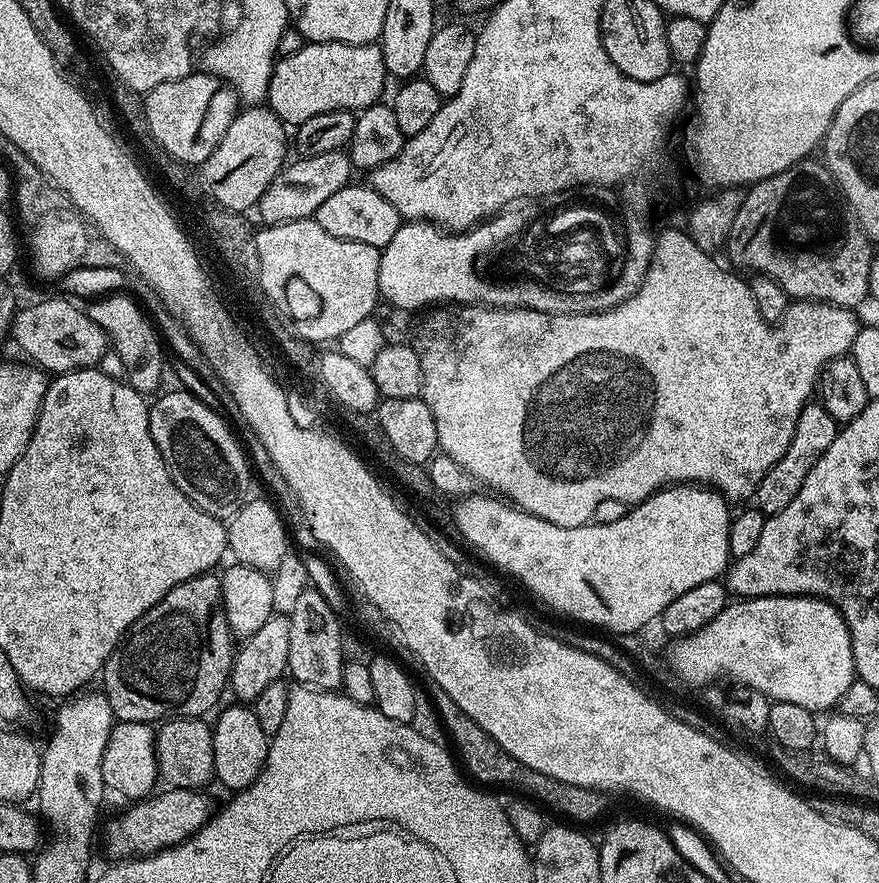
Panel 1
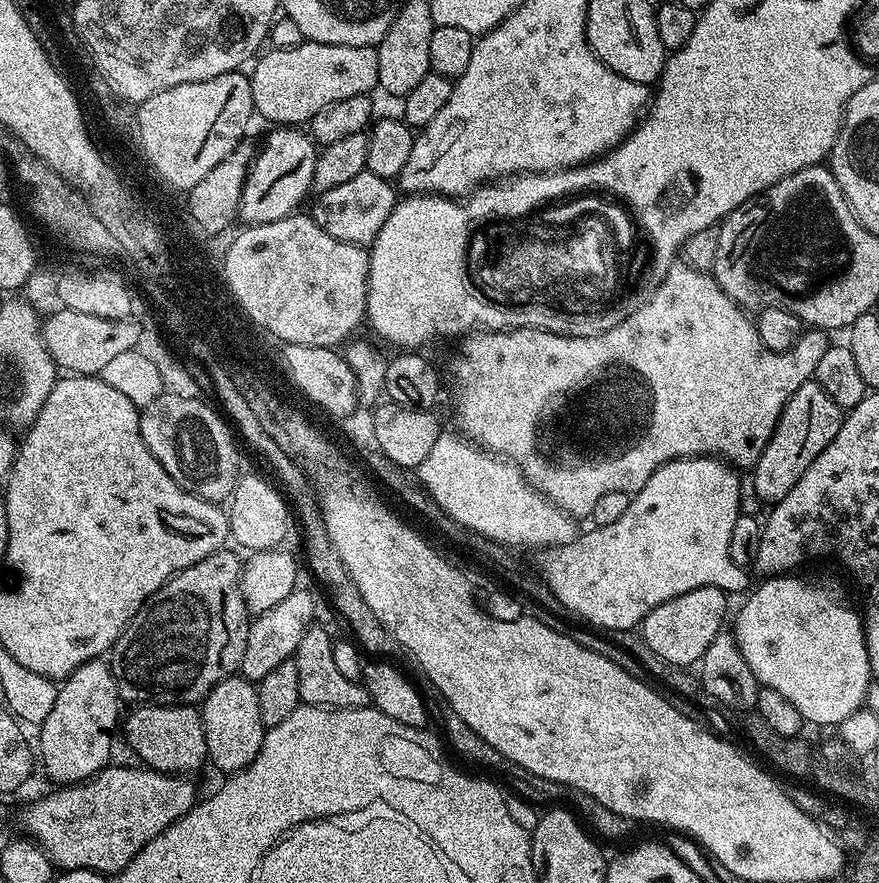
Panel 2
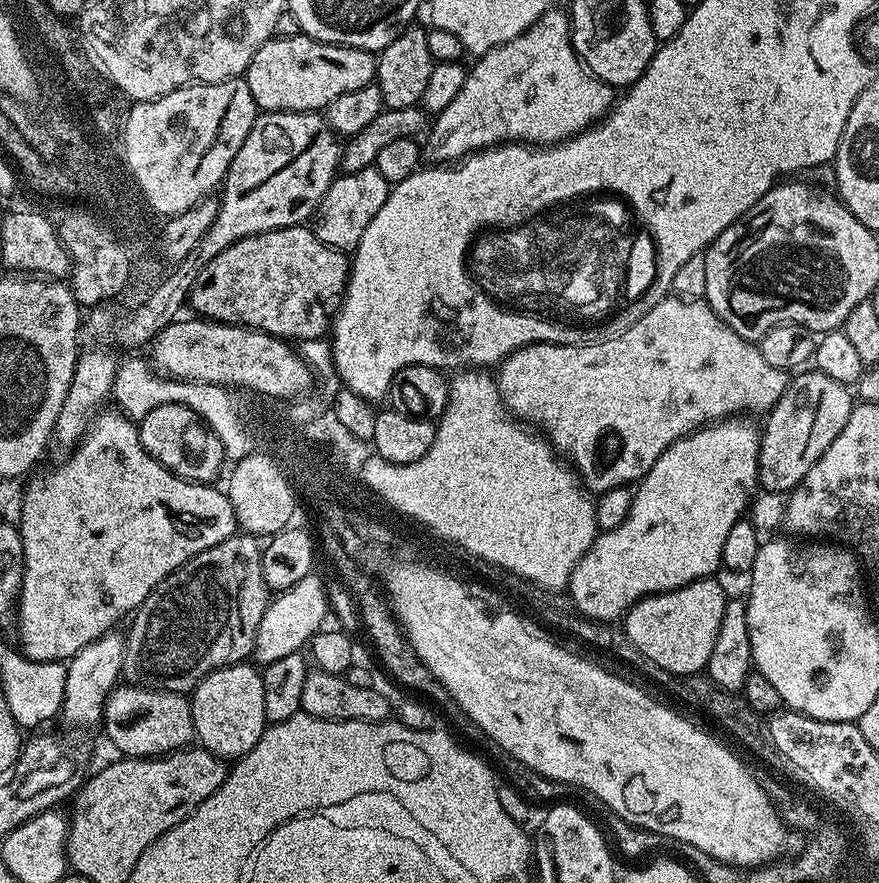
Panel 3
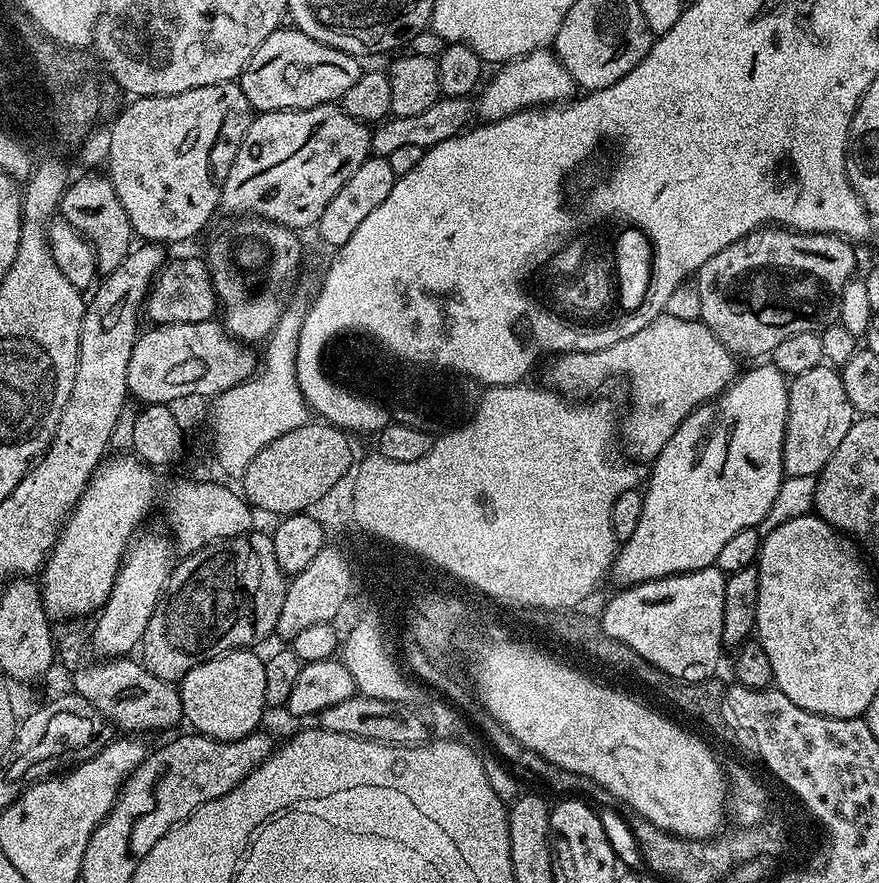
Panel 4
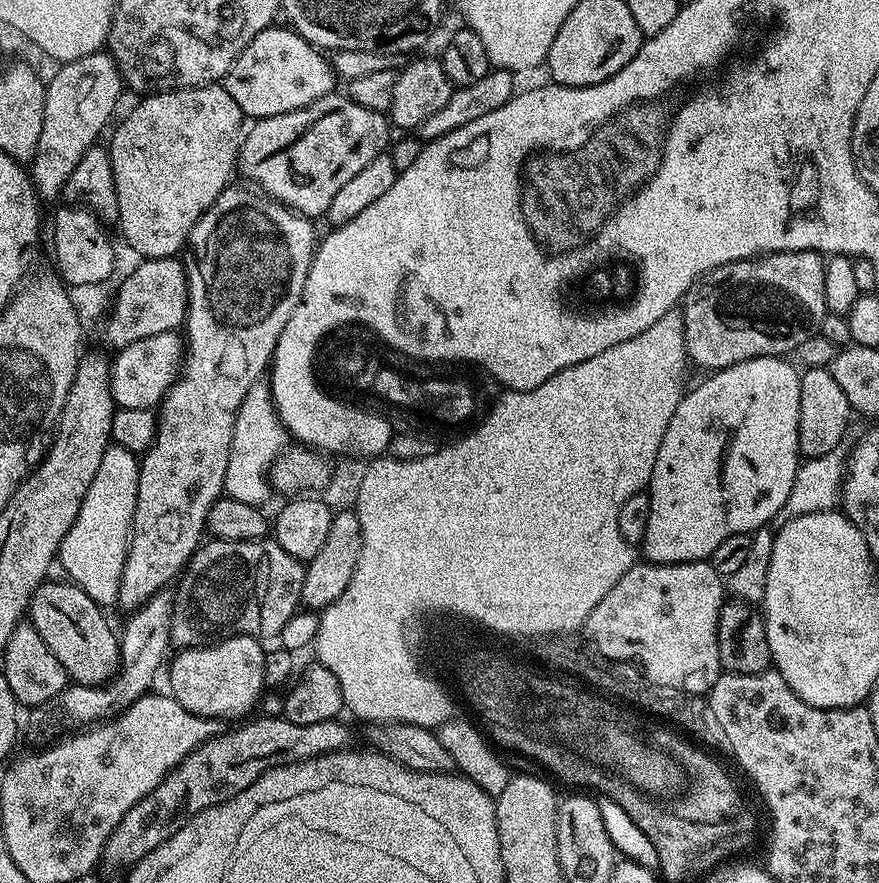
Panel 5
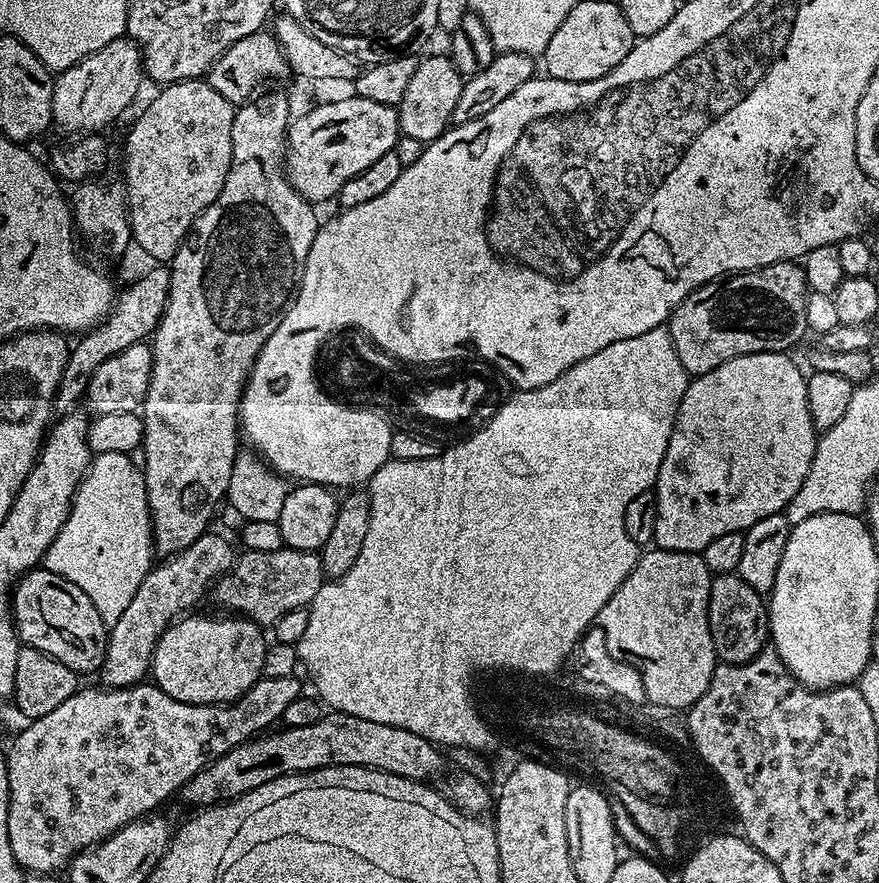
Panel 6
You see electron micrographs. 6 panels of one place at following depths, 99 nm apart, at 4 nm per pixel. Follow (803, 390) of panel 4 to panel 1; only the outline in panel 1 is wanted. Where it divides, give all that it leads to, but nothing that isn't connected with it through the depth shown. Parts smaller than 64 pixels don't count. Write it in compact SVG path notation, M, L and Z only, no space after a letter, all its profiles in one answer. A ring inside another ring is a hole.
M809 402L802 414L798 414L798 426L794 426L794 438L790 438L786 454L782 454L782 458L778 458L778 462L770 466L770 470L756 487L754 504L765 517L786 510L786 506L794 502L794 494L798 494L798 490L802 490L802 482L806 482L806 474L810 474L810 470L814 470L814 462L818 462L818 458L822 458L822 454L830 450L830 442L834 442L837 431L836 420L830 418L830 414L819 402Z

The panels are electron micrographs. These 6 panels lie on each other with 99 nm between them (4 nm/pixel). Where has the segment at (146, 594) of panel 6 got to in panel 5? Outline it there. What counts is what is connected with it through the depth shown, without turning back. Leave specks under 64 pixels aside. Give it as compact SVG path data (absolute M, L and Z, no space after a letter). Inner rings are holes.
M165 590L163 592L159 592L158 594L154 594L152 597L150 597L145 604L142 605L142 607L135 609L131 613L132 616L129 618L128 621L125 622L124 624L124 629L119 629L118 632L118 639L120 641L120 669L116 671L116 675L112 677L111 680L102 683L102 684L97 684L95 686L69 686L64 689L64 691L58 693L54 698L50 698L50 702L46 702L45 704L40 704L37 706L37 708L31 709L30 716L32 716L32 720L36 724L53 724L54 727L56 728L64 728L60 730L65 730L68 732L72 732L75 730L80 730L83 729L85 726L92 726L95 725L97 722L103 722L105 720L111 720L113 716L117 716L118 713L120 712L125 712L129 706L133 704L134 701L136 701L138 698L142 698L143 696L149 695L153 691L152 688L152 683L155 682L156 680L156 671L163 669L166 664L166 657L169 655L170 652L170 643L171 643L171 638L170 638L170 622L172 621L172 598L173 598L173 593L171 591Z

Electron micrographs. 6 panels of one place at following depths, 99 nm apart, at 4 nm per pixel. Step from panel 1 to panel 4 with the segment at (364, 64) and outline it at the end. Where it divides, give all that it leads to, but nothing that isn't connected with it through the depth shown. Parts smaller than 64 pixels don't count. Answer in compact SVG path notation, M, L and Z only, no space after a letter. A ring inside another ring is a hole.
M281 26L258 46L258 50L254 50L238 83L257 113L313 108L339 102L342 94L358 82L362 71L360 64L361 61L350 52L318 42L295 26Z

